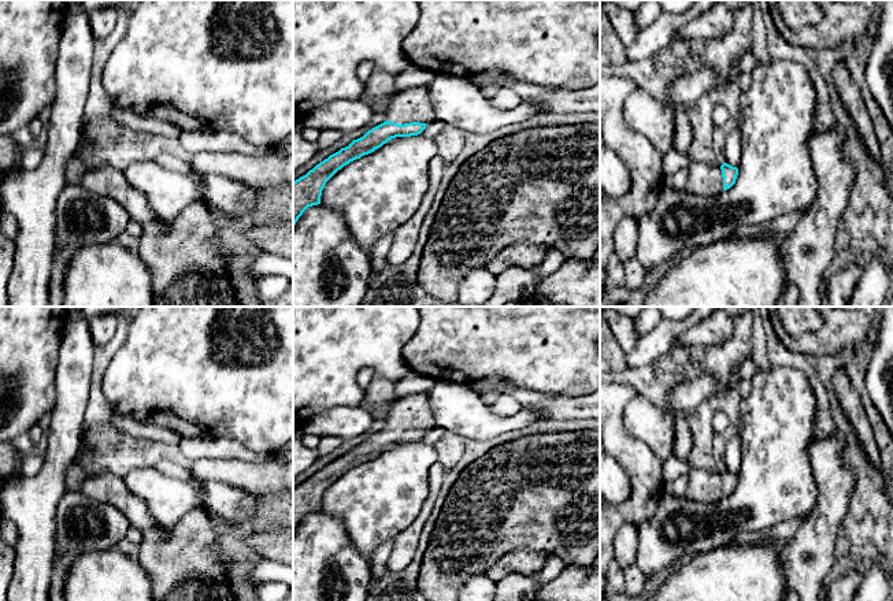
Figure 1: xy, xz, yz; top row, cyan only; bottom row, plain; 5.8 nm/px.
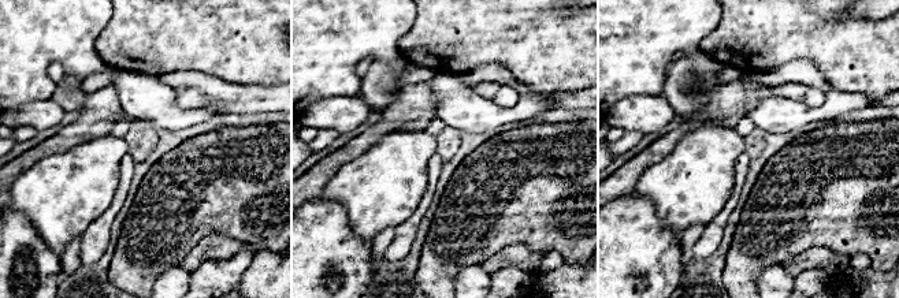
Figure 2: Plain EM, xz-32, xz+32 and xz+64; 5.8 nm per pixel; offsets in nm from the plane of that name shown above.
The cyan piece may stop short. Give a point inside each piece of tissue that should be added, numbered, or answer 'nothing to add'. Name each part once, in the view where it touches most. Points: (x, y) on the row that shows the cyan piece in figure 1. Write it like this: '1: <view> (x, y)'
1: xz (414, 104)

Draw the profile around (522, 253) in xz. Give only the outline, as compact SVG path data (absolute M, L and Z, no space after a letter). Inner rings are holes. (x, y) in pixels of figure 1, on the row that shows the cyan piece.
M530 241L516 242L503 249L485 268L497 275L514 266L536 267L544 260L546 252L545 246L533 245Z

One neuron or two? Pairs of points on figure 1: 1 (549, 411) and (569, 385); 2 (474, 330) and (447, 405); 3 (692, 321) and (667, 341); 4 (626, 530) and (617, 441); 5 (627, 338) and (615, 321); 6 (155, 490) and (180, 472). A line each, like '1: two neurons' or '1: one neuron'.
1: two neurons
2: two neurons
3: one neuron
4: two neurons
5: one neuron
6: two neurons

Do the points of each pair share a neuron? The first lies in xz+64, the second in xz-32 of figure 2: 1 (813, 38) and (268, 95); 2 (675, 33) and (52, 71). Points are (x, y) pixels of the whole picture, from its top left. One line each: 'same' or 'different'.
1: different
2: different

